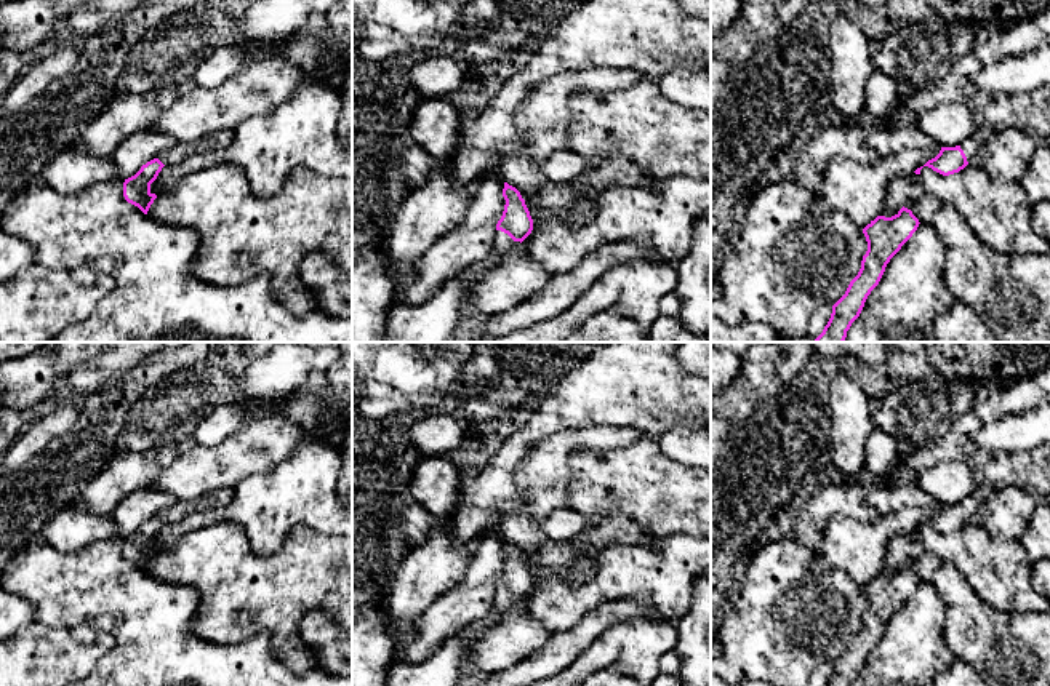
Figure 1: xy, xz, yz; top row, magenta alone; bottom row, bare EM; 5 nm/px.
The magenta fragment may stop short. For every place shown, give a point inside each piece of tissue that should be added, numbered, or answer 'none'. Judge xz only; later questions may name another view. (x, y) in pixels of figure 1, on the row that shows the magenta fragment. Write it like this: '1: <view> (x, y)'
1: xz (503, 245)

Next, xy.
none

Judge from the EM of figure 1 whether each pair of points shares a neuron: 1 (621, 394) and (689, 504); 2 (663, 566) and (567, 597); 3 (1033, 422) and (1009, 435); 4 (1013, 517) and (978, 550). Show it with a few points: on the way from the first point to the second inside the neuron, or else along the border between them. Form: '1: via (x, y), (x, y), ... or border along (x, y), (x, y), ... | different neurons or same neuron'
1: border along (644, 432), (658, 437) | different neurons
2: via (639, 571), (621, 571), (591, 594) | same neuron
3: via (1026, 429), (1015, 432) | same neuron
4: border along (980, 517), (980, 522), (994, 538), (1018, 541) | different neurons

